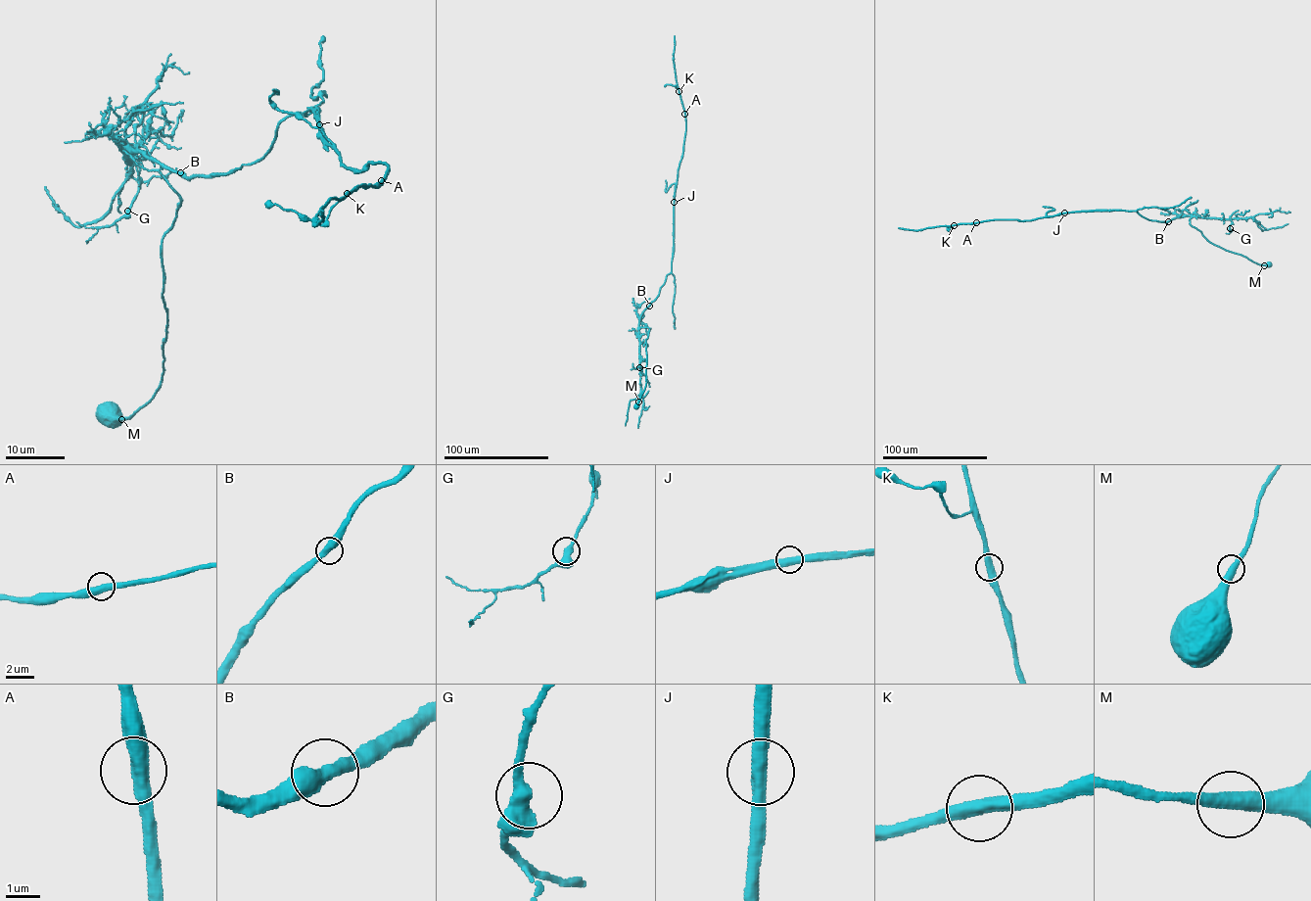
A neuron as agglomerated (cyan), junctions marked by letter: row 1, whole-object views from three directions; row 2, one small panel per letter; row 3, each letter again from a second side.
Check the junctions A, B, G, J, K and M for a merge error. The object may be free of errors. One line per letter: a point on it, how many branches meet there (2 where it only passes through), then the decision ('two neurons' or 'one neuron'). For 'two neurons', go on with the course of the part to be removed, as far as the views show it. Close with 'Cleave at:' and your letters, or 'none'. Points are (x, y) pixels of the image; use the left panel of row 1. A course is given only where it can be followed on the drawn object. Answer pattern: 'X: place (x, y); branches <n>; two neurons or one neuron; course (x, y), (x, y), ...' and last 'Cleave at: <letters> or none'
A: place (381, 180); branches 2; one neuron
B: place (180, 172); branches 2; one neuron
G: place (127, 211); branches 2; one neuron
J: place (319, 124); branches 2; two neurons; course (319, 124), (319, 109), (307, 108)
K: place (347, 193); branches 2; one neuron
M: place (121, 419); branches 2; one neuron
Cleave at: J

